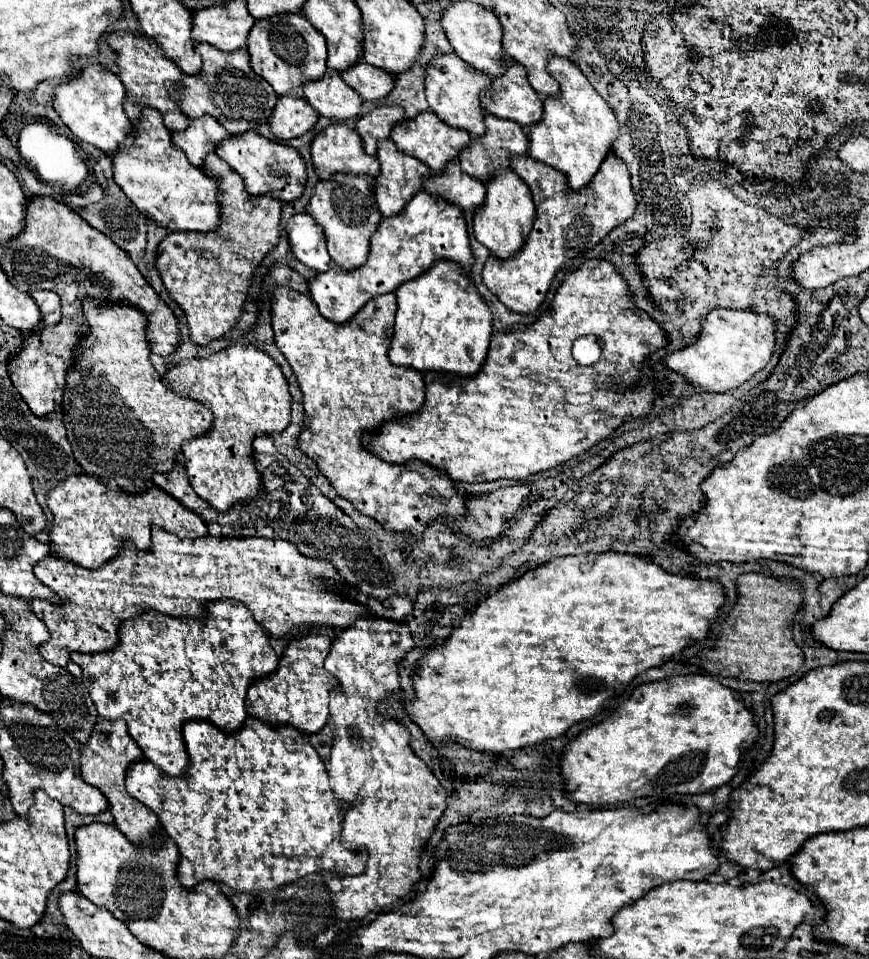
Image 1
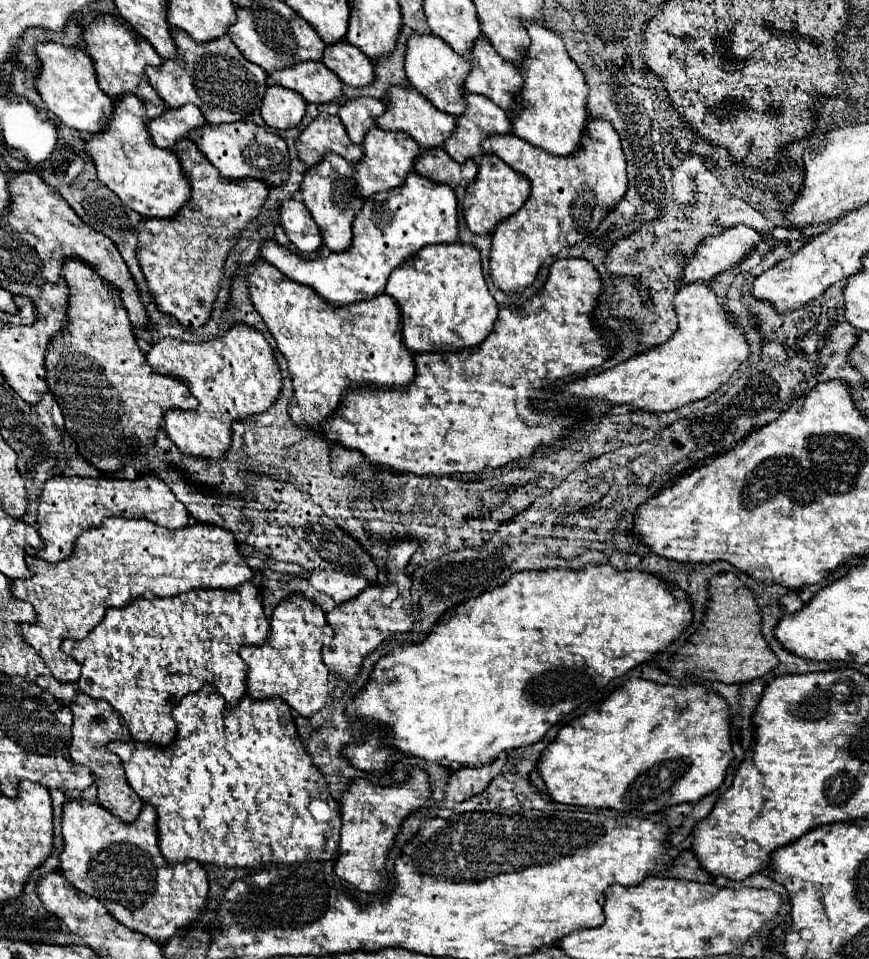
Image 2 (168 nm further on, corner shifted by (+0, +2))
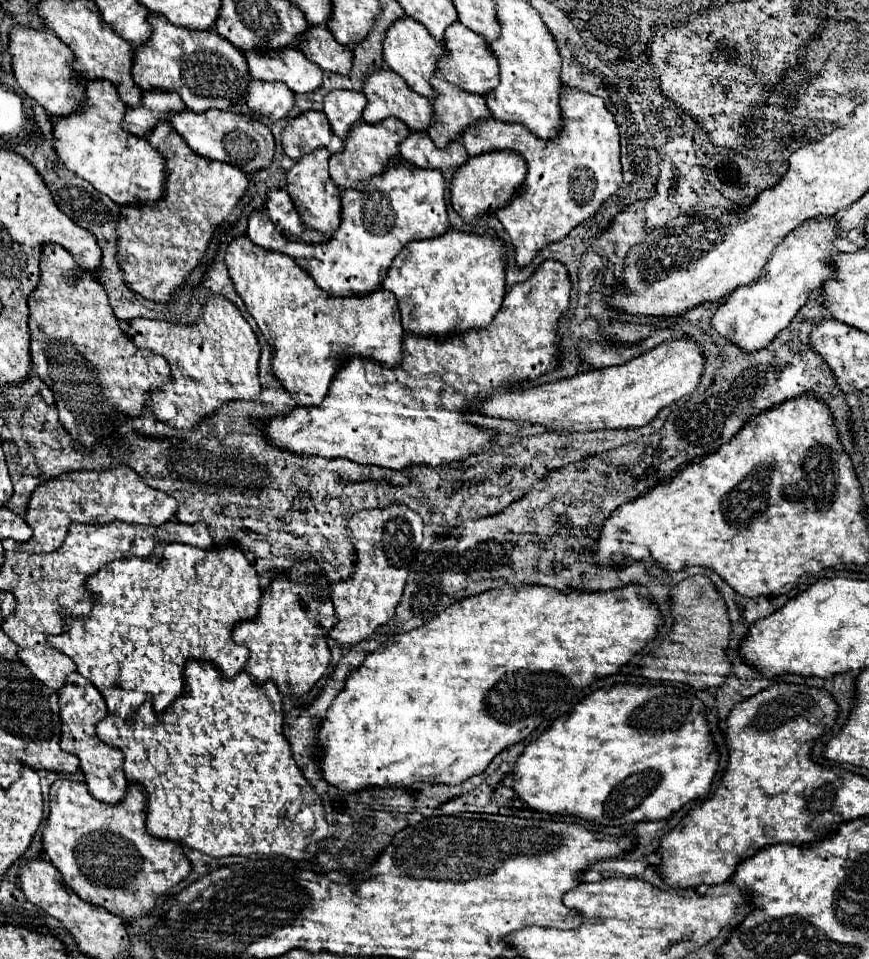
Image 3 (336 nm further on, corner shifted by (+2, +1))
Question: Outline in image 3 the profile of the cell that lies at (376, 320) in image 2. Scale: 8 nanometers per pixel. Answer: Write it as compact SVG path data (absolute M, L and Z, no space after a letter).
M239 237L229 245L225 261L239 297L245 301L265 339L271 339L271 347L275 353L273 373L281 381L289 397L295 401L295 405L319 405L325 399L333 377L343 367L343 361L351 357L359 355L371 361L379 361L383 367L401 365L405 333L399 319L397 299L391 291L379 289L361 297L329 297L313 283L309 273L297 267L291 257L255 247L253 243L249 243L247 237Z

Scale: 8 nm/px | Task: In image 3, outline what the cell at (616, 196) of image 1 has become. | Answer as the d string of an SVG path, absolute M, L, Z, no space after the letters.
M565 87L561 91L561 107L563 107L563 129L551 141L537 139L535 135L525 131L523 125L503 123L503 121L497 121L495 117L475 123L461 135L461 141L465 149L469 149L469 153L489 153L489 151L505 149L505 151L519 153L527 161L527 177L521 191L505 209L497 211L497 219L501 221L503 229L511 237L511 245L515 249L515 263L519 267L527 267L541 249L545 249L549 243L561 241L563 237L567 237L571 229L575 229L579 223L595 215L595 211L623 183L621 161L619 161L619 129L617 129L617 123L613 121L613 115L607 111L603 99Z

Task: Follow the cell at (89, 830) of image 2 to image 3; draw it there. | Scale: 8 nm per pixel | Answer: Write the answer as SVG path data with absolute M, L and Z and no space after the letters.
M55 781L51 785L51 811L47 819L47 829L43 831L43 847L47 859L59 869L67 887L71 887L83 901L105 907L107 911L119 915L123 921L131 923L147 917L159 897L169 893L179 881L191 873L191 861L183 853L181 845L175 841L153 839L145 829L147 817L147 797L145 789L137 783L129 783L127 799L121 805L105 805L91 797L83 783L75 781Z

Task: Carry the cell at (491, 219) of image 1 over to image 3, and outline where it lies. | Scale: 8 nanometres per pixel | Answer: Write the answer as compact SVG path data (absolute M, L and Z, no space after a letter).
M493 151L477 157L469 157L469 161L455 171L451 181L451 201L453 209L459 213L463 223L475 223L477 217L485 213L493 213L499 207L505 207L509 199L513 199L523 187L527 175L527 165L521 155L513 151Z

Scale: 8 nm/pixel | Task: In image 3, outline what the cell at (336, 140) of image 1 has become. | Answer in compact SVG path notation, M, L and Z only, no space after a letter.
M307 111L295 117L285 127L281 143L285 155L293 161L299 161L305 153L313 153L323 145L331 151L331 155L343 151L343 141L337 135L333 135L327 117L321 111Z

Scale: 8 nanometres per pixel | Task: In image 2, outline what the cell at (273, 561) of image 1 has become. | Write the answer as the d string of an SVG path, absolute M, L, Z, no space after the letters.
M107 518L100 526L91 527L88 532L83 532L75 542L75 550L71 556L67 556L63 562L45 562L35 556L27 556L27 568L33 572L31 578L15 580L11 582L11 592L33 604L37 612L35 624L21 624L21 634L29 646L37 650L37 654L43 658L47 668L51 670L53 678L59 682L71 682L75 684L81 675L81 667L65 652L61 652L61 642L65 638L83 640L93 626L97 626L103 620L103 614L107 608L123 608L125 604L133 602L139 596L153 594L153 596L175 596L183 594L193 588L233 588L243 582L253 580L253 568L245 562L245 558L239 554L237 544L233 542L233 534L217 524L191 524L181 530L167 530L161 526L155 526L147 520L127 520L127 518Z

